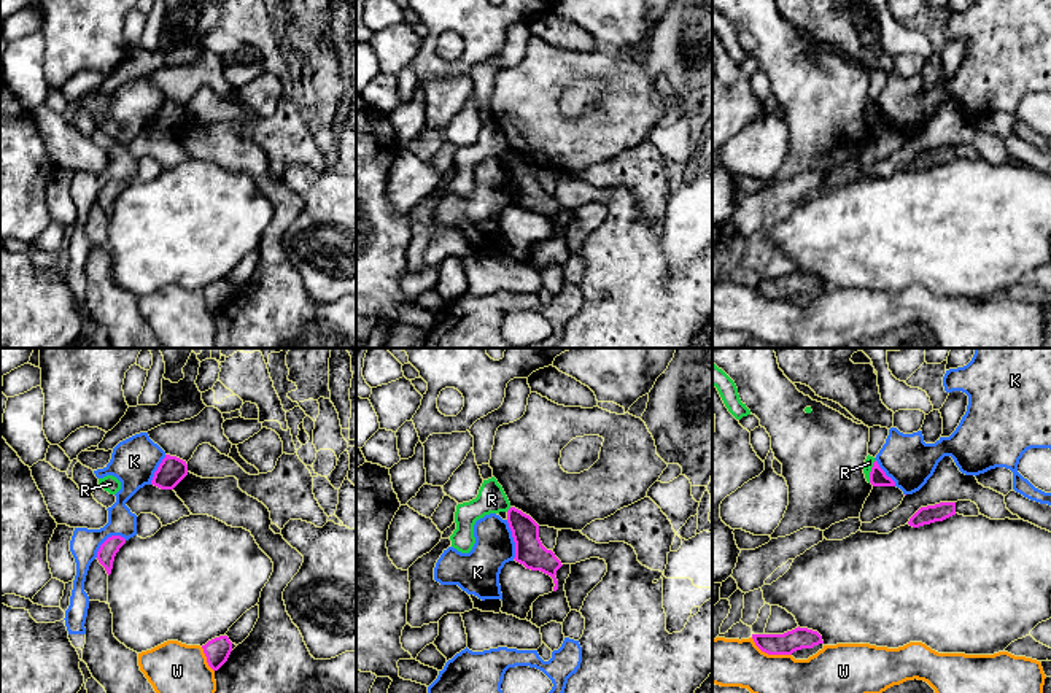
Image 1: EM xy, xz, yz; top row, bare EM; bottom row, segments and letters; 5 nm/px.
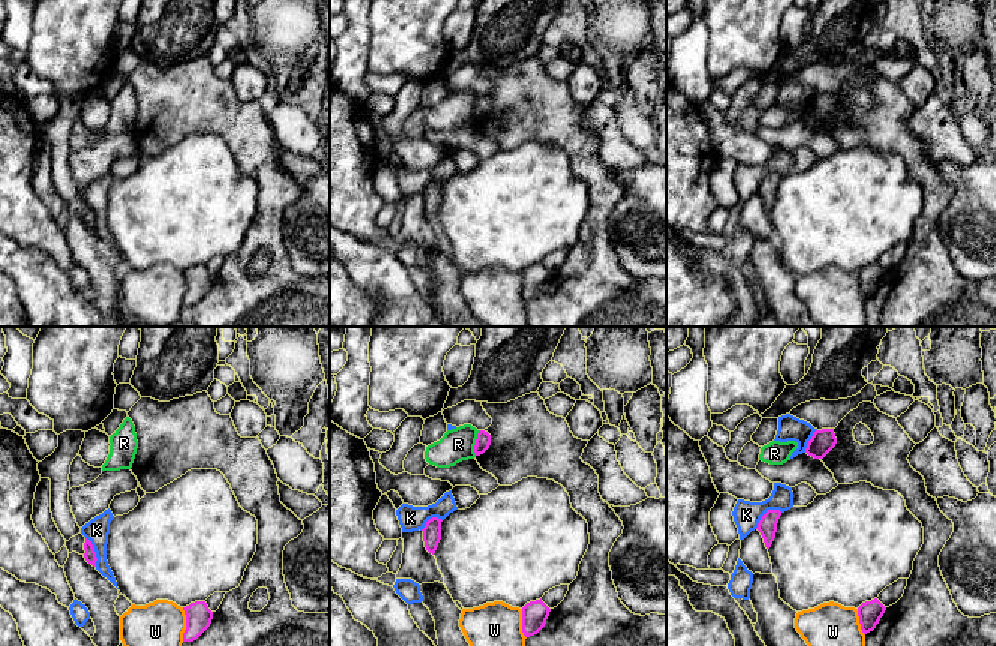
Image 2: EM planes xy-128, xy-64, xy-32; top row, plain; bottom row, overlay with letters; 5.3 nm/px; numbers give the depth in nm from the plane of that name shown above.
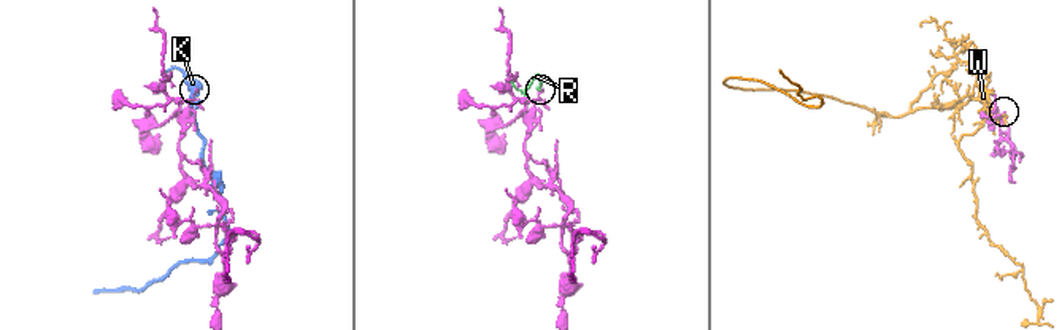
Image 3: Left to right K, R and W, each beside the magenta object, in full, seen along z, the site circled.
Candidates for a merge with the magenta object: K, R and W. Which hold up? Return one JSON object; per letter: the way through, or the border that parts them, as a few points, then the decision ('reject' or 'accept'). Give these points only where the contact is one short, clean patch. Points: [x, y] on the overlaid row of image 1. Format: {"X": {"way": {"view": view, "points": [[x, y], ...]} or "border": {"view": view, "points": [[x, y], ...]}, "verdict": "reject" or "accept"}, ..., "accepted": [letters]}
{"K": {"verdict": "reject"}, "R": {"verdict": "reject"}, "W": {"verdict": "reject"}, "accepted": []}

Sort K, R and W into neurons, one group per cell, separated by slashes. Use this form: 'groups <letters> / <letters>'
groups K / R / W

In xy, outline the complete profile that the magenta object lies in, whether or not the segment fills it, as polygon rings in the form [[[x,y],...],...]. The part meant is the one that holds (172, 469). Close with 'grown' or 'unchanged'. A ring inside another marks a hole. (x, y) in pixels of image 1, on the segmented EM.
[[[165,455],[162,463],[159,464],[151,485],[161,490],[173,490],[184,477],[188,475],[186,461]]] | unchanged

